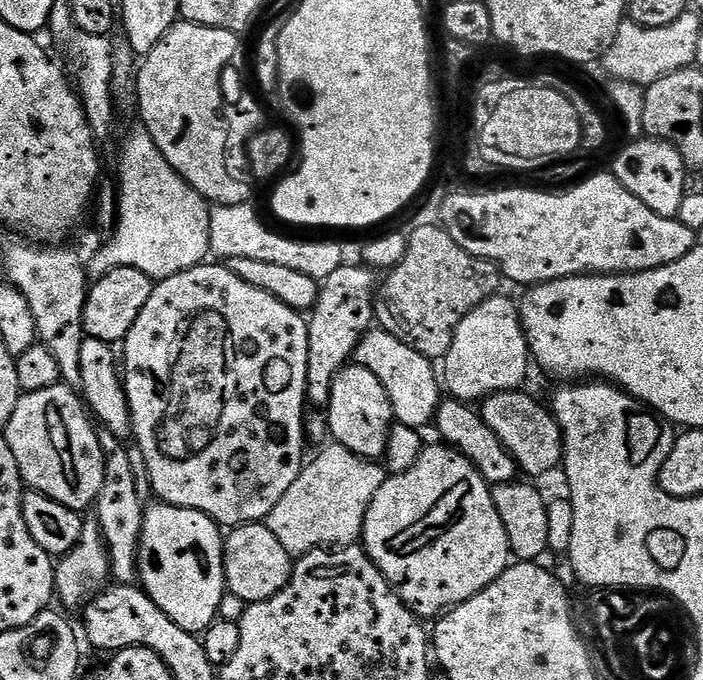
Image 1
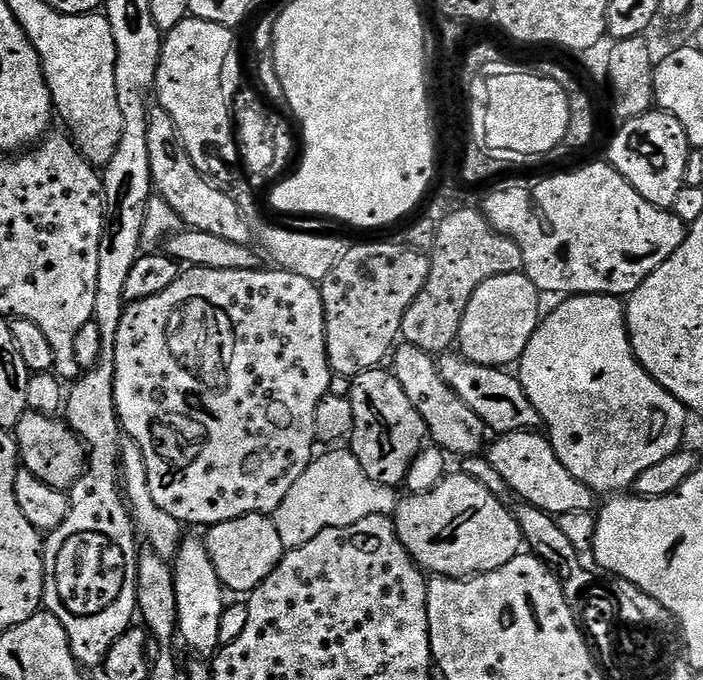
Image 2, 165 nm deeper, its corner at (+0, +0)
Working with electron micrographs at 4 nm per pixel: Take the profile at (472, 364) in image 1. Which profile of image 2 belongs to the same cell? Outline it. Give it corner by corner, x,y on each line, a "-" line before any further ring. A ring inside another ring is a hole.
523,271
498,274
482,282
482,286
474,290
474,298
470,298
470,306
466,306
466,314
462,318
459,355
465,360
491,368
507,369
515,365
526,350
534,330
542,323
540,300
542,294

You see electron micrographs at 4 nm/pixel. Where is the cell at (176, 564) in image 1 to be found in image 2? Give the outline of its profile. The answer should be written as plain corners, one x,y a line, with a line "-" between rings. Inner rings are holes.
184,538
177,550
172,568
174,590
178,598
178,625
179,635
184,635
184,640
196,652
211,657
221,647
218,638
218,626
222,623
222,585
218,574
214,570
214,562
210,562
208,545
203,539
190,540

